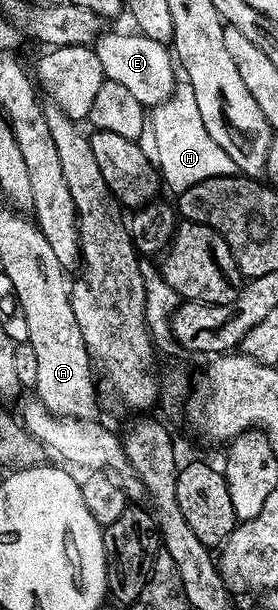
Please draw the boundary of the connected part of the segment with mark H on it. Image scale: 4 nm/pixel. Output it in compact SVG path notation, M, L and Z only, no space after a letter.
M186 81L180 82L169 99L152 108L149 115L149 129L153 131L155 161L160 178L178 195L196 183L215 177L232 176L236 172L235 164L217 143L213 142L202 122L201 111L197 111L197 99L193 87Z

